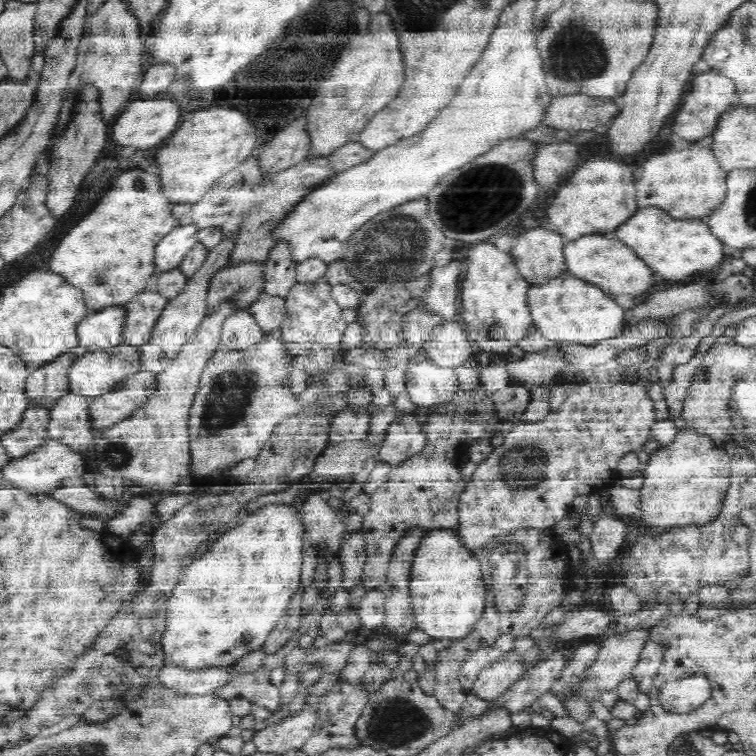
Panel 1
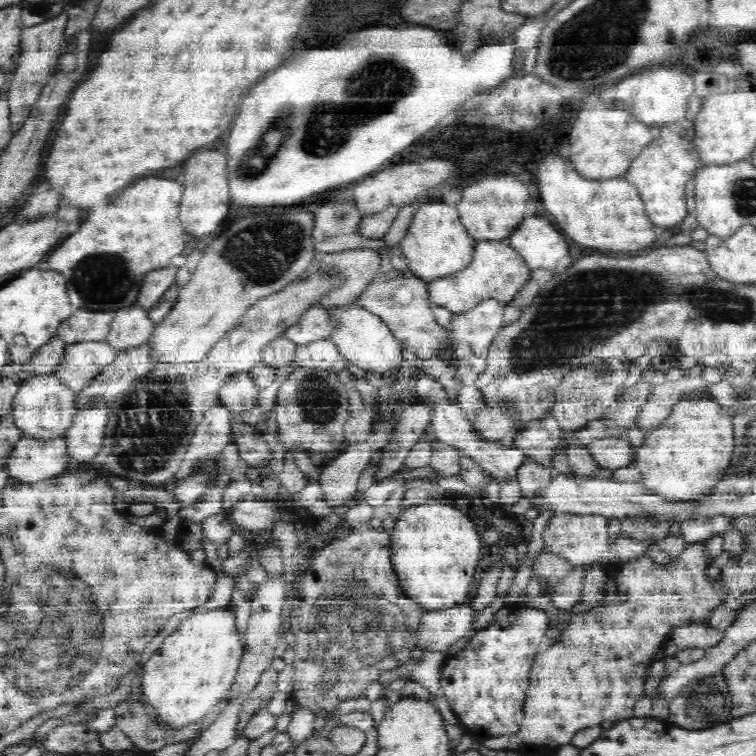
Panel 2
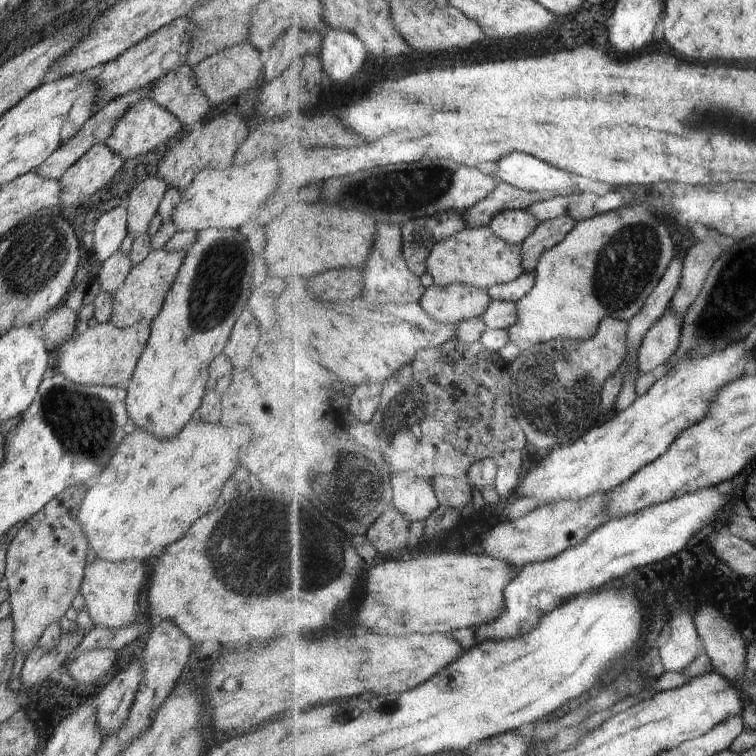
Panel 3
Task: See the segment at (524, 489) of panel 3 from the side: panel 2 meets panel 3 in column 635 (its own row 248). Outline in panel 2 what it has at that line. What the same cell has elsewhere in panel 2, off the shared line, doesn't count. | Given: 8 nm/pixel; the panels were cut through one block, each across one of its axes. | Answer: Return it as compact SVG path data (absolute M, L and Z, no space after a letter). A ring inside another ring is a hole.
M438 200L428 202L418 212L408 234L400 242L400 247L404 249L412 271L421 280L433 282L446 276L454 276L468 268L468 264L474 260L478 241L462 223L457 207Z

